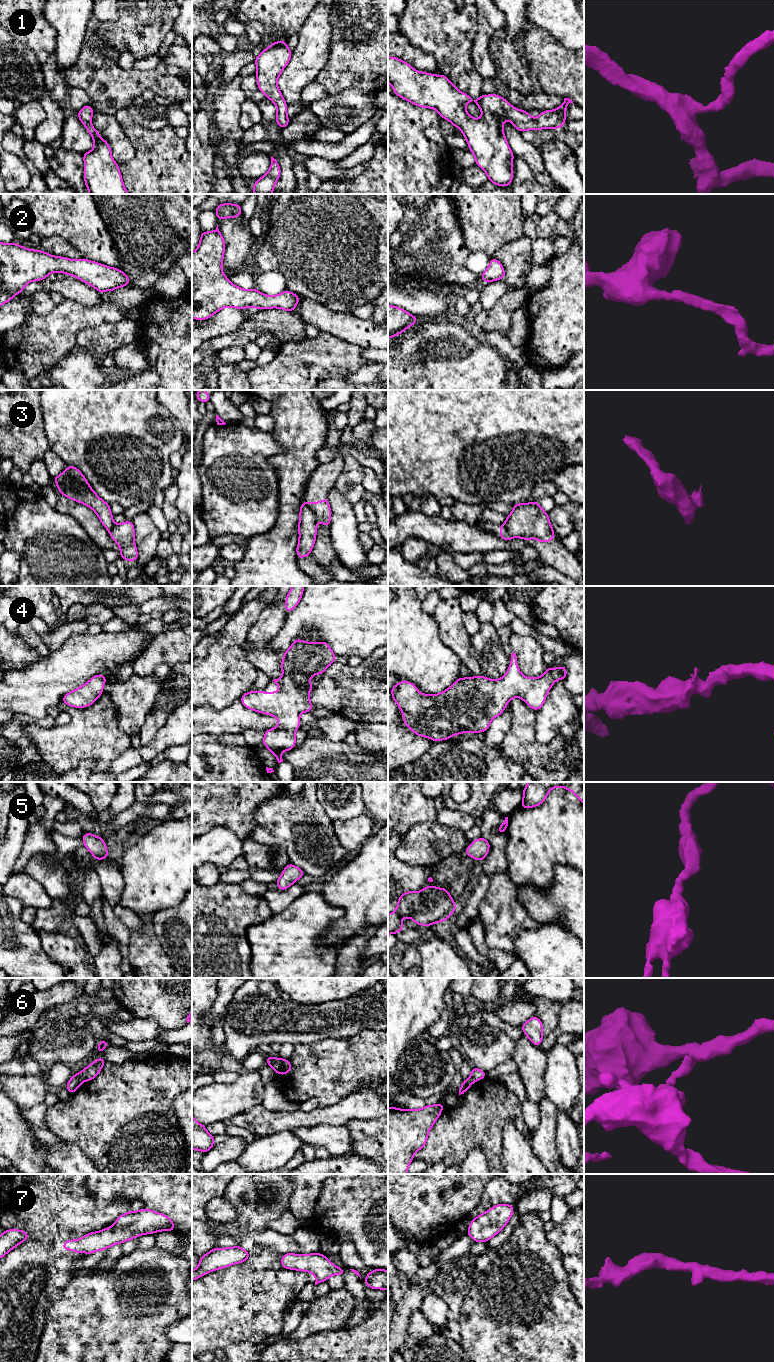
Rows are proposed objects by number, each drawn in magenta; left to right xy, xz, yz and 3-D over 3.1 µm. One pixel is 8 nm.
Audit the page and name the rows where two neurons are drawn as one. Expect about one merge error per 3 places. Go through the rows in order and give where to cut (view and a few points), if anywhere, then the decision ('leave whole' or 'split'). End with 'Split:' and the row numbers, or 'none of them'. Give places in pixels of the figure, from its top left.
1: no cut; leave whole
2: no cut; leave whole
3: cut in xz along (304, 502), (316, 517); split
4: no cut; leave whole
5: no cut; leave whole
6: cut in xz along (279, 1059), (271, 1065); split
7: no cut; leave whole
Split: 3, 6

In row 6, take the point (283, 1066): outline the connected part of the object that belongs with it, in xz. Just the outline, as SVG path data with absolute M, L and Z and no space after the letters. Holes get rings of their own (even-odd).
M282 1058L273 1063L272 1067L275 1073L278 1073L280 1075L285 1075L292 1070L290 1061L288 1059L282 1059Z

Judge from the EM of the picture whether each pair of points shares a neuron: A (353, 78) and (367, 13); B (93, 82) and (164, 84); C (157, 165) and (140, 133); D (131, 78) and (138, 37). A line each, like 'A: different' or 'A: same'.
A: same
B: same
C: same
D: different

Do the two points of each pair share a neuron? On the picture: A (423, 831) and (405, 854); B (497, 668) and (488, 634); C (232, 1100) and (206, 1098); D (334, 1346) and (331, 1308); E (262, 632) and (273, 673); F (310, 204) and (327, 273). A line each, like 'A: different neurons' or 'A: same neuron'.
A: same neuron
B: same neuron
C: same neuron
D: different neurons
E: same neuron
F: same neuron

